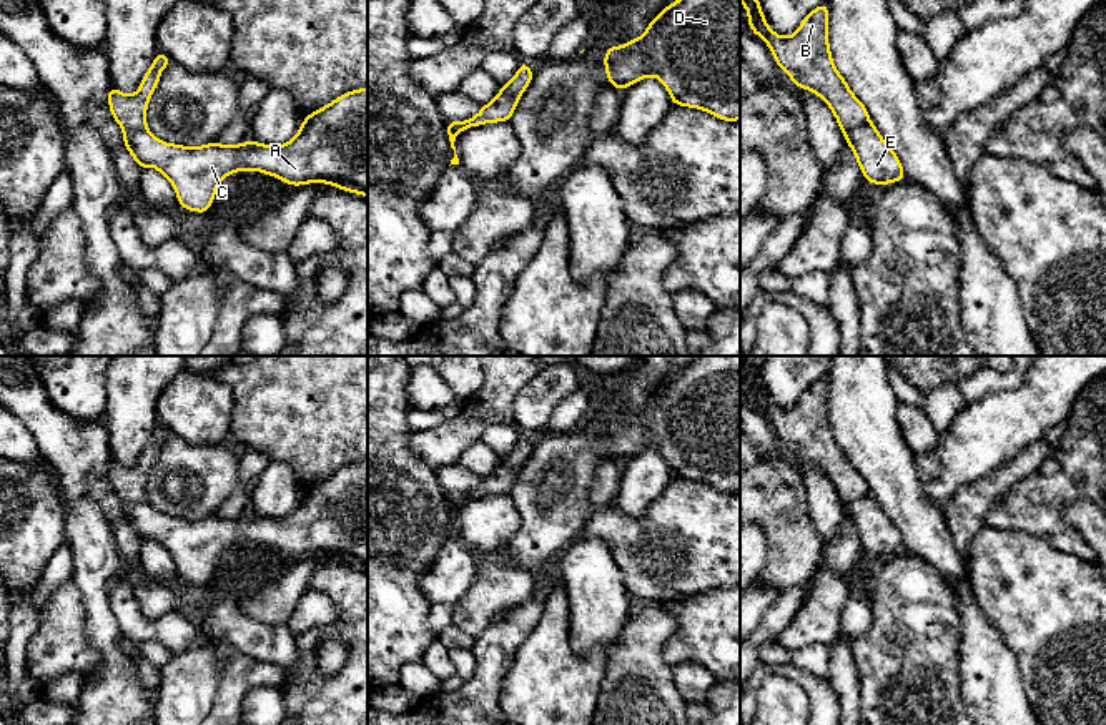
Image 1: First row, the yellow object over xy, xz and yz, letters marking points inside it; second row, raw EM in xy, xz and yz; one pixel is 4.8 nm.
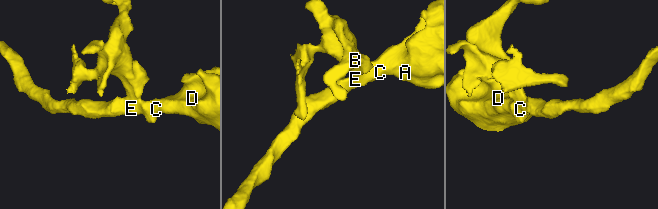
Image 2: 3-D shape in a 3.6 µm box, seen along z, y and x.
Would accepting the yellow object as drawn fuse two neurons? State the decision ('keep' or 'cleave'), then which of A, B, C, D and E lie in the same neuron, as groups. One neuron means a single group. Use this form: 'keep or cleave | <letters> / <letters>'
cleave | A C D E / B

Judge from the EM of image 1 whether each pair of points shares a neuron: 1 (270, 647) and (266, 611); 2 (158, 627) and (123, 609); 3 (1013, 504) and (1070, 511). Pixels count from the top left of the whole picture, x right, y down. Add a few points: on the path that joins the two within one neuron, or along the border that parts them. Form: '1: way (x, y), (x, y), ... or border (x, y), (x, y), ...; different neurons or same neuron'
1: border (236, 601), (238, 607), (255, 621), (285, 624); different neurons
2: way (150, 627), (142, 627), (132, 617); same neuron
3: border (1065, 503), (1065, 521), (1086, 542); different neurons

